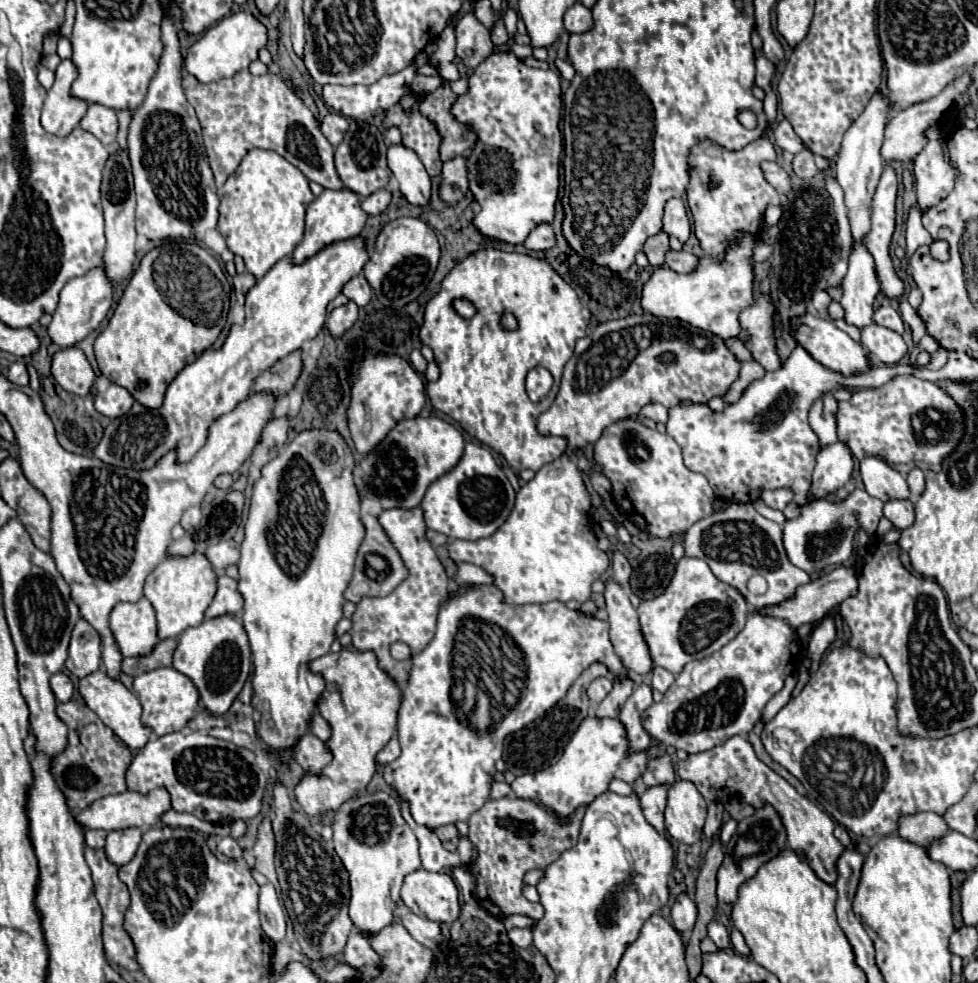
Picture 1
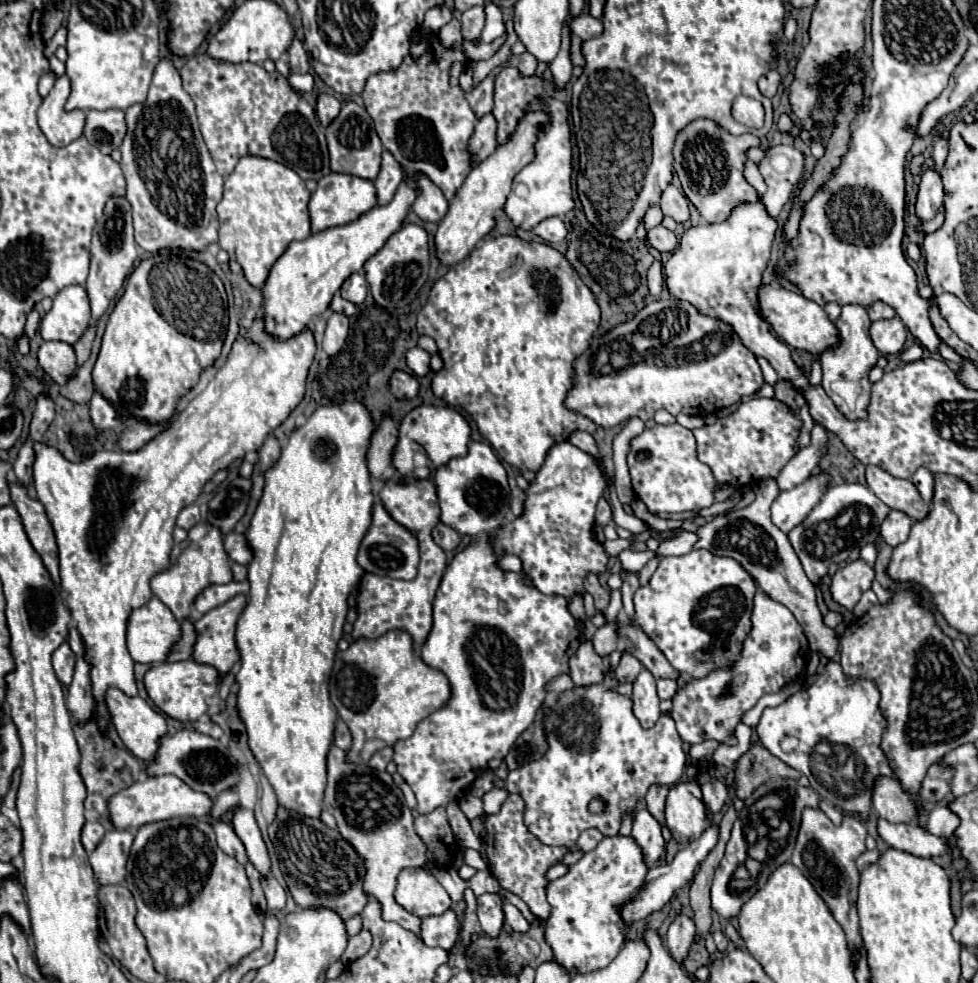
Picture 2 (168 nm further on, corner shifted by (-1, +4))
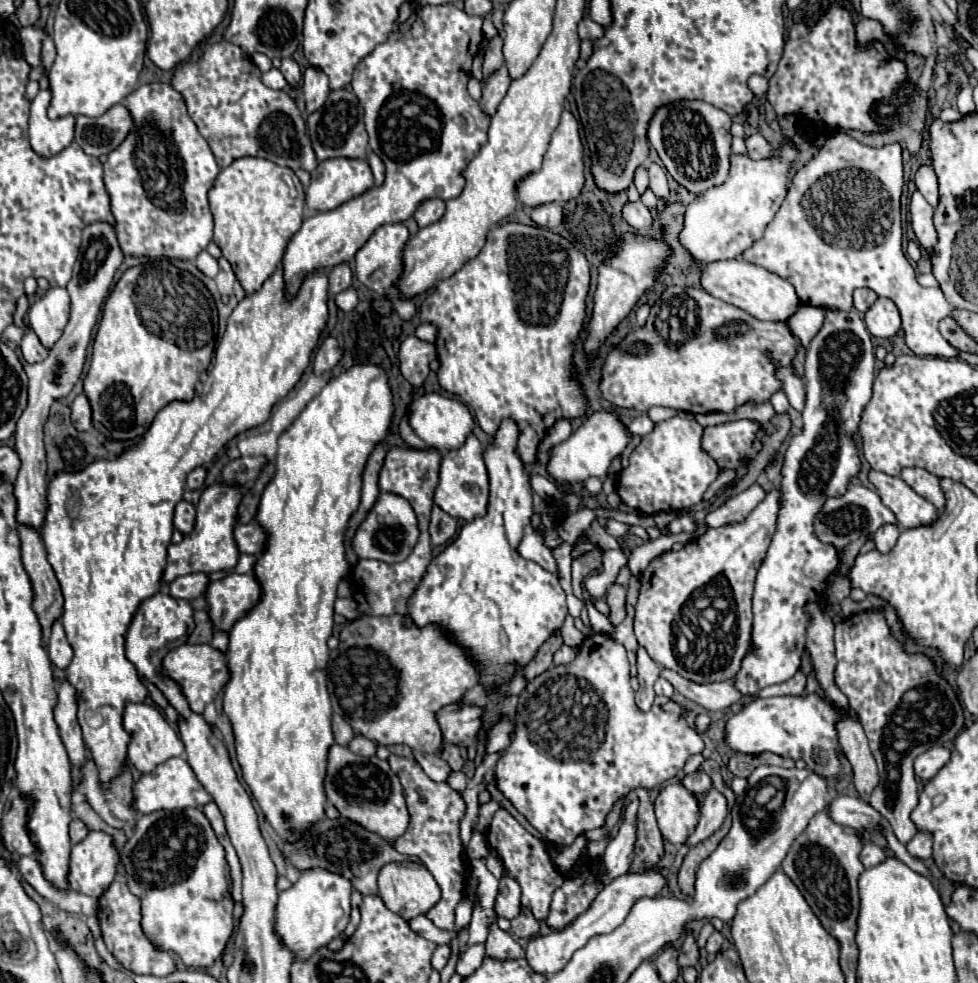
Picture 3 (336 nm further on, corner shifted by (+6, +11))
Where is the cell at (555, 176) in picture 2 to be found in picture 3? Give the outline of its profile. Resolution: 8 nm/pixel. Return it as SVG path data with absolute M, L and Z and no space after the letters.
M564 110L558 128L552 134L550 146L548 146L548 150L544 154L542 168L538 172L528 174L526 178L522 178L518 182L518 188L516 188L518 202L524 204L526 208L538 208L542 204L550 204L550 202L564 204L564 202L568 202L572 198L578 198L578 194L580 194L580 190L584 186L582 150L584 148L582 148L582 140L580 140L580 132L578 132L578 122L568 110Z

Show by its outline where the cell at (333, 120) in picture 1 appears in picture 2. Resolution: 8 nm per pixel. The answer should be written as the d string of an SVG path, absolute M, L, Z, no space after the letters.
M323 93L323 95L317 97L315 111L317 111L317 117L319 117L319 121L321 121L323 127L327 127L337 117L339 109L341 109L341 103L339 103L339 99L335 95Z

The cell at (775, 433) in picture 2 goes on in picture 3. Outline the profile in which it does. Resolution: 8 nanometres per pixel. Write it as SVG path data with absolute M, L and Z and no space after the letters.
M732 420L704 428L702 450L724 470L738 470L740 462L750 462L762 450L766 430L754 420Z

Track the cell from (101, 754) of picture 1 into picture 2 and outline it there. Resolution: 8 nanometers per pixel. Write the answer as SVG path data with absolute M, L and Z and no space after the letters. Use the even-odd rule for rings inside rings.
M89 721L85 725L75 725L75 739L81 751L81 765L79 773L83 777L83 783L87 787L87 799L85 799L85 809L95 809L101 817L109 819L109 809L107 803L113 795L123 791L125 787L133 785L141 777L141 763L137 757L133 757L129 751L117 747L107 735L99 731L99 727ZM105 765L105 767L103 767Z

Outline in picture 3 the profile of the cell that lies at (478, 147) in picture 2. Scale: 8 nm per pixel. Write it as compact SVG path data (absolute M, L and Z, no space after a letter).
M502 66L496 74L492 74L482 90L482 98L478 100L482 112L486 112L488 118L494 116L494 112L498 110L498 104L504 100L508 86L512 84L512 76L506 72L506 66Z

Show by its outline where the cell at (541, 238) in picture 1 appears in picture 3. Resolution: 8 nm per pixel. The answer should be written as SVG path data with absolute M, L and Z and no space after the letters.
M556 202L538 206L530 212L530 218L534 220L536 226L546 228L546 230L554 230L558 224L562 224L562 206Z

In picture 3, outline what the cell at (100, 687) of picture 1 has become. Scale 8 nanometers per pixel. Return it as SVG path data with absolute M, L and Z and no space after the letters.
M144 702L126 704L122 724L124 724L124 730L130 734L128 762L136 766L140 772L152 772L158 764L166 762L168 758L184 754L184 744L178 740L176 732L170 728L170 724L164 720L164 716L158 712L156 706L150 706Z

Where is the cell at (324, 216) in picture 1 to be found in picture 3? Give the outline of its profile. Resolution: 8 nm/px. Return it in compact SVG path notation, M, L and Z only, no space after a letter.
M332 158L318 164L318 168L312 172L312 182L306 190L306 206L314 212L328 212L344 202L364 194L374 186L372 170L366 160L350 160L350 158Z

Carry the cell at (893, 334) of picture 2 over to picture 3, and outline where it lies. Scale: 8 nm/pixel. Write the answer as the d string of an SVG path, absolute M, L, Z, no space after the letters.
M878 298L866 312L866 328L876 338L892 338L900 330L898 308L890 300Z

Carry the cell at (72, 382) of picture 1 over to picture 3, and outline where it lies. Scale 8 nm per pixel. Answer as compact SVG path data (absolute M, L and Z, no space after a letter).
M34 332L24 334L20 346L22 346L22 354L24 354L26 362L30 362L30 364L42 362L42 360L48 356L48 348L42 346L42 342L38 340L38 336L36 336Z

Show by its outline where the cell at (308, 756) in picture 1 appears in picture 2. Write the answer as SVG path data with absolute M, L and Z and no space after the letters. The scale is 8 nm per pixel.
M335 745L327 755L327 777L325 809L337 819L337 827L341 835L345 835L345 841L353 843L357 853L365 859L367 895L383 905L385 921L395 921L419 937L421 919L399 907L393 897L399 871L405 867L422 868L426 863L427 851L414 830L414 816L405 803L401 789L387 771L375 771L367 763L349 763L347 753Z

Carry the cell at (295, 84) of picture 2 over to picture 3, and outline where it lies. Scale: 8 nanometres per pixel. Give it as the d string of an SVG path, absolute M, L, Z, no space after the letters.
M276 68L268 70L266 74L262 74L262 82L264 82L268 88L272 88L272 90L284 90L284 88L288 88L286 78L284 78L282 72L276 70Z

